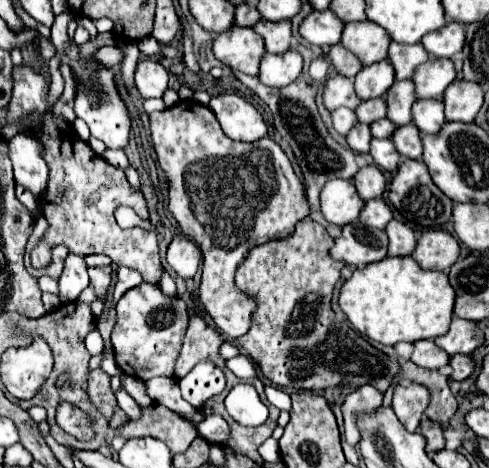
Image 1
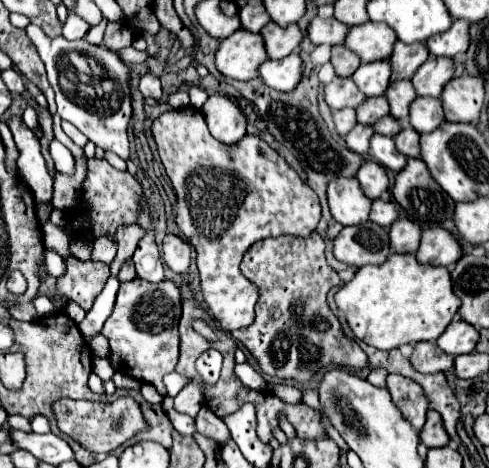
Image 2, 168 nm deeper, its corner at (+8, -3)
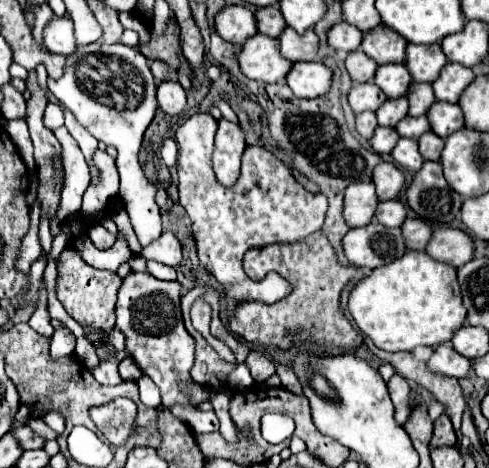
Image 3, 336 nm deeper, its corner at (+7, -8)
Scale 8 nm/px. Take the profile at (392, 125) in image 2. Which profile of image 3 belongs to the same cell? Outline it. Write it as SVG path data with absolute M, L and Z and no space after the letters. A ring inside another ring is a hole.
M405 116L395 128L397 128L399 136L405 136L405 138L413 138L413 140L417 140L417 138L419 138L421 134L425 134L431 126L429 126L427 116L417 116L417 118L413 118L413 116Z

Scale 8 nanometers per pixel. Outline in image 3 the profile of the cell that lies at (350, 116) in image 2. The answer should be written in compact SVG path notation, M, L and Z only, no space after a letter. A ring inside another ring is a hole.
M363 112L363 114L357 114L357 132L363 136L363 138L371 138L373 136L373 130L377 128L377 118L375 118L375 112Z

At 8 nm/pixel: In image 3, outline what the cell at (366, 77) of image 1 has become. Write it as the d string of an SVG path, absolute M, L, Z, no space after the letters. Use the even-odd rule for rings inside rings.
M383 64L375 76L375 84L387 94L387 98L405 96L411 82L413 78L405 64Z

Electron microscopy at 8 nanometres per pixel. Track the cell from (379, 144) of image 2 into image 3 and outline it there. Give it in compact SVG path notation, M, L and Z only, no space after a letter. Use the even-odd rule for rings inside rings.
M401 138L397 142L397 148L393 148L391 156L401 168L407 168L409 172L417 172L425 162L423 156L419 154L417 140L411 140L411 138Z

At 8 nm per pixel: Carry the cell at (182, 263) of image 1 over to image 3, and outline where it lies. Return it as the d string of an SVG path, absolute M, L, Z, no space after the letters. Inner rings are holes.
M163 232L141 252L147 260L155 260L167 266L179 266L181 262L181 244L173 232Z

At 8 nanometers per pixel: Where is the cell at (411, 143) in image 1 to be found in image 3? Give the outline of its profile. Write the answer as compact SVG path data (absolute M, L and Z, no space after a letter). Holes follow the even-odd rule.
M425 132L421 138L419 138L419 152L425 160L439 160L441 158L441 152L443 152L443 144L445 140L435 136L433 132Z

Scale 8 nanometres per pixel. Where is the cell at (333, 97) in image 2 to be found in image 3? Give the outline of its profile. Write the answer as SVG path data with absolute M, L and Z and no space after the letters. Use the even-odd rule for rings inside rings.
M373 82L353 84L353 88L349 92L349 104L355 114L365 112L365 110L377 110L385 100L387 100L387 96Z

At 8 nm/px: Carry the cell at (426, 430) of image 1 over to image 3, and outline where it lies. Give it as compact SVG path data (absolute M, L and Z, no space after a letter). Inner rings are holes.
M441 414L435 420L435 430L433 430L433 438L431 438L431 446L439 448L439 446L455 446L457 436L453 430L453 424L449 420L447 414Z

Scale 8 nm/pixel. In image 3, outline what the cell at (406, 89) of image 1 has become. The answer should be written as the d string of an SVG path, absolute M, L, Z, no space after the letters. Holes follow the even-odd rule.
M413 82L409 86L407 100L409 100L409 116L427 114L427 110L435 102L435 94L433 94L431 84L427 84L427 82Z

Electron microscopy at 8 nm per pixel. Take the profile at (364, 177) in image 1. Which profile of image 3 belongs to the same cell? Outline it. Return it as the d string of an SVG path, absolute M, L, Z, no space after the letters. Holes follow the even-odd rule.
M381 162L373 172L373 182L377 186L379 200L391 200L397 198L397 194L401 192L405 184L405 174L393 162Z

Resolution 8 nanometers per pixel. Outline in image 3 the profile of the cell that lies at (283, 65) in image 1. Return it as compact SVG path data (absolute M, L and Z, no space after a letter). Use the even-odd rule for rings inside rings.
M297 62L293 64L287 84L297 98L319 98L329 92L333 70L323 62Z

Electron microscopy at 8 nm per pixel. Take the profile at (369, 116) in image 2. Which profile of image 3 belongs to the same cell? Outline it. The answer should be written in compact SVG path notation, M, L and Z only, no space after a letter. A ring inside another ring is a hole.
M405 96L387 100L383 106L377 108L377 120L381 126L395 126L401 118L407 116L407 110L409 110L409 102Z

